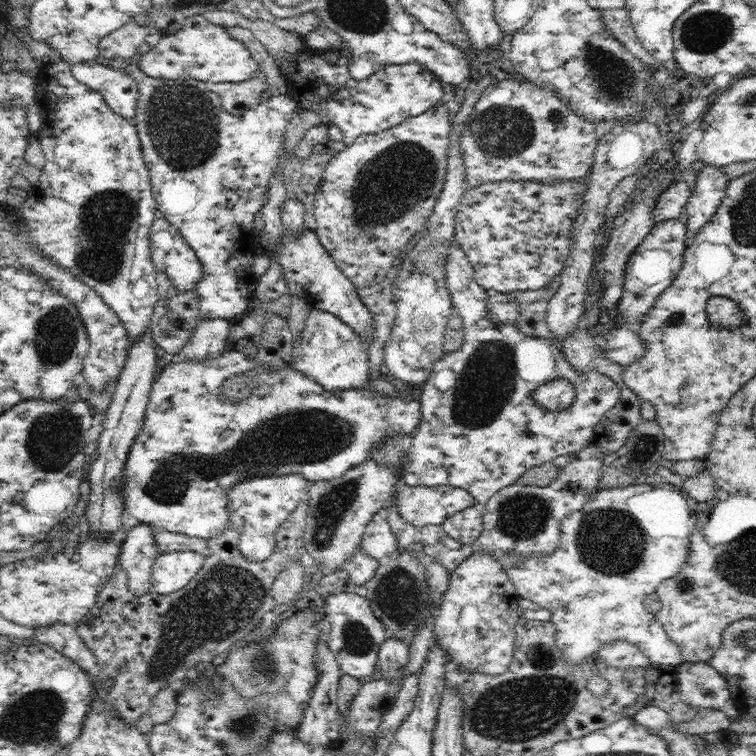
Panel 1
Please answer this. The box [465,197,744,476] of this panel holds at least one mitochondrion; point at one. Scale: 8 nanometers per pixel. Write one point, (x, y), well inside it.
(644, 446)

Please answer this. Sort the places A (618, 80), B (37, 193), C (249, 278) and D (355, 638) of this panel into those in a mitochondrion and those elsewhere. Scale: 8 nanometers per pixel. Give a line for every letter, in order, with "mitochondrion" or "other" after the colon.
A: mitochondrion
B: other
C: other
D: mitochondrion

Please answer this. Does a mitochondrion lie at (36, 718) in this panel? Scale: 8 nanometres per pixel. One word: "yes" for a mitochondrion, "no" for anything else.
yes

